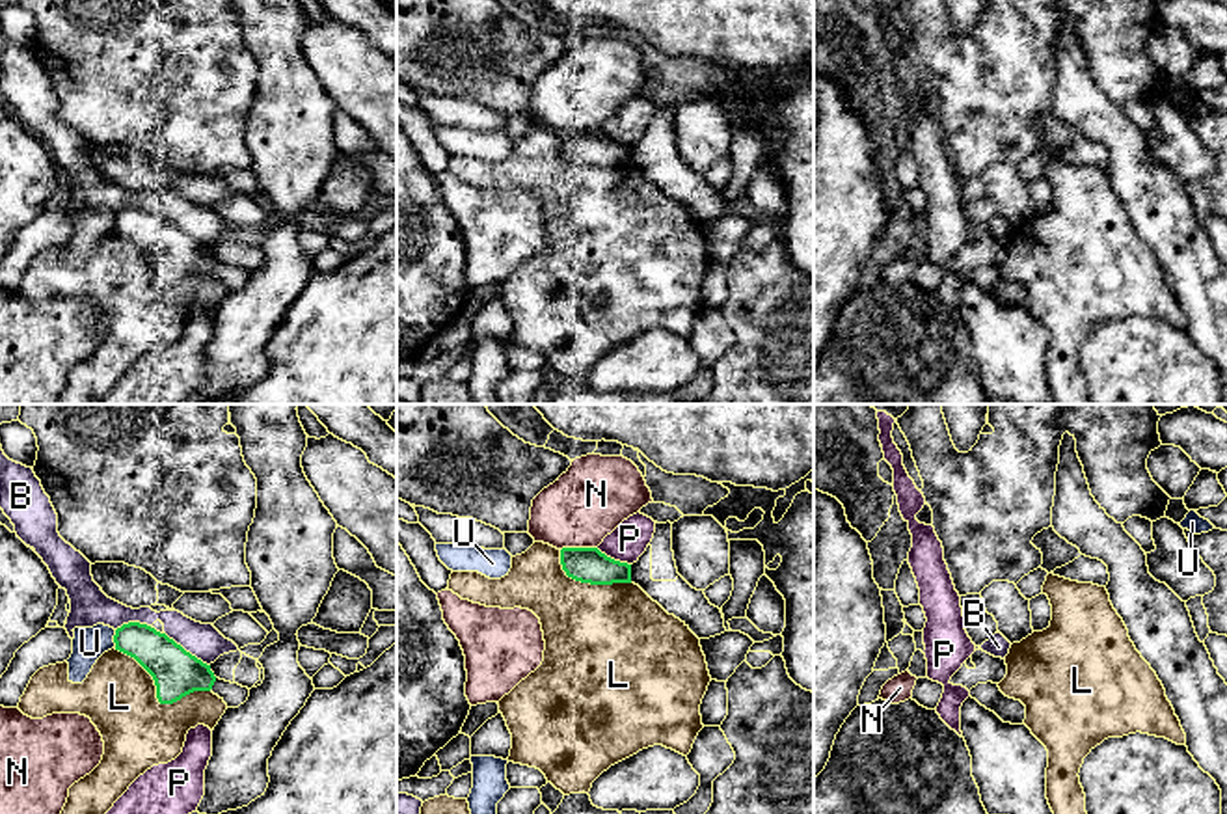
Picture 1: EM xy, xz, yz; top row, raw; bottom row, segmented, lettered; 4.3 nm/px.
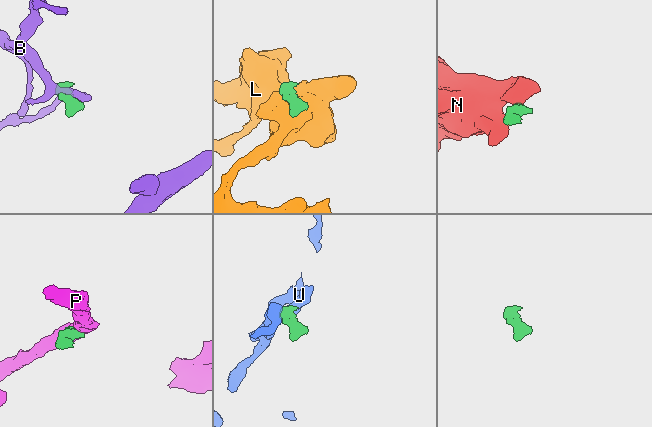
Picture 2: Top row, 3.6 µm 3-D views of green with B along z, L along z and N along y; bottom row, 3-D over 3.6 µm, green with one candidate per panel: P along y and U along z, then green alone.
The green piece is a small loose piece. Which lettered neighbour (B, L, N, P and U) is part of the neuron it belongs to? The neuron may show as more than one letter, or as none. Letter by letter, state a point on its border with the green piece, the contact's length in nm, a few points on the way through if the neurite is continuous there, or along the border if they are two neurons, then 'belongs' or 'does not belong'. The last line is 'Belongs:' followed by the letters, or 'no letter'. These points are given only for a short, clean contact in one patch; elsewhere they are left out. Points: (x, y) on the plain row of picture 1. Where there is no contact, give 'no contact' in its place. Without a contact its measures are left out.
B: meets green in xy at (185, 233); contact 240 nm long; does not belong
L: meets green in xy at (157, 278); contact 460 nm long; does not belong
N: meets green in xz at (578, 131); contact 160 nm long; does not belong
P: meets green in xz at (613, 142); contact 170 nm long; does not belong
U: meets green in xy at (114, 222); contact 80 nm long; border along xy (116, 213), (114, 230); does not belong
Belongs: no letter

